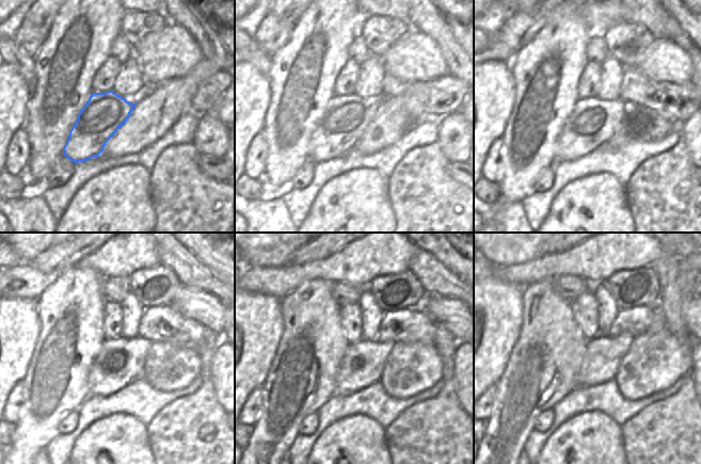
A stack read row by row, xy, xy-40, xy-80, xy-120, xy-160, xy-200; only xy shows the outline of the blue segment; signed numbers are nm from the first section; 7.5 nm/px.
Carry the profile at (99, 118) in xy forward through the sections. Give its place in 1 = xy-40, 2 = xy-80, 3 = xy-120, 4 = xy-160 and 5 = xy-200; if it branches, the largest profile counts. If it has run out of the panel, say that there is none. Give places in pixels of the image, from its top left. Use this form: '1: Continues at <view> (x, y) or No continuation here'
1: Continues at xy-40 (347, 116)
2: Continues at xy-80 (593, 122)
3: Continues at xy-120 (121, 361)
4: Continues at xy-160 (362, 364)
5: Continues at xy-200 (603, 355).

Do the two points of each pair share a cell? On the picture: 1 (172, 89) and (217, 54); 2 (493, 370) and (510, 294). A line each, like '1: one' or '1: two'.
1: two
2: two

